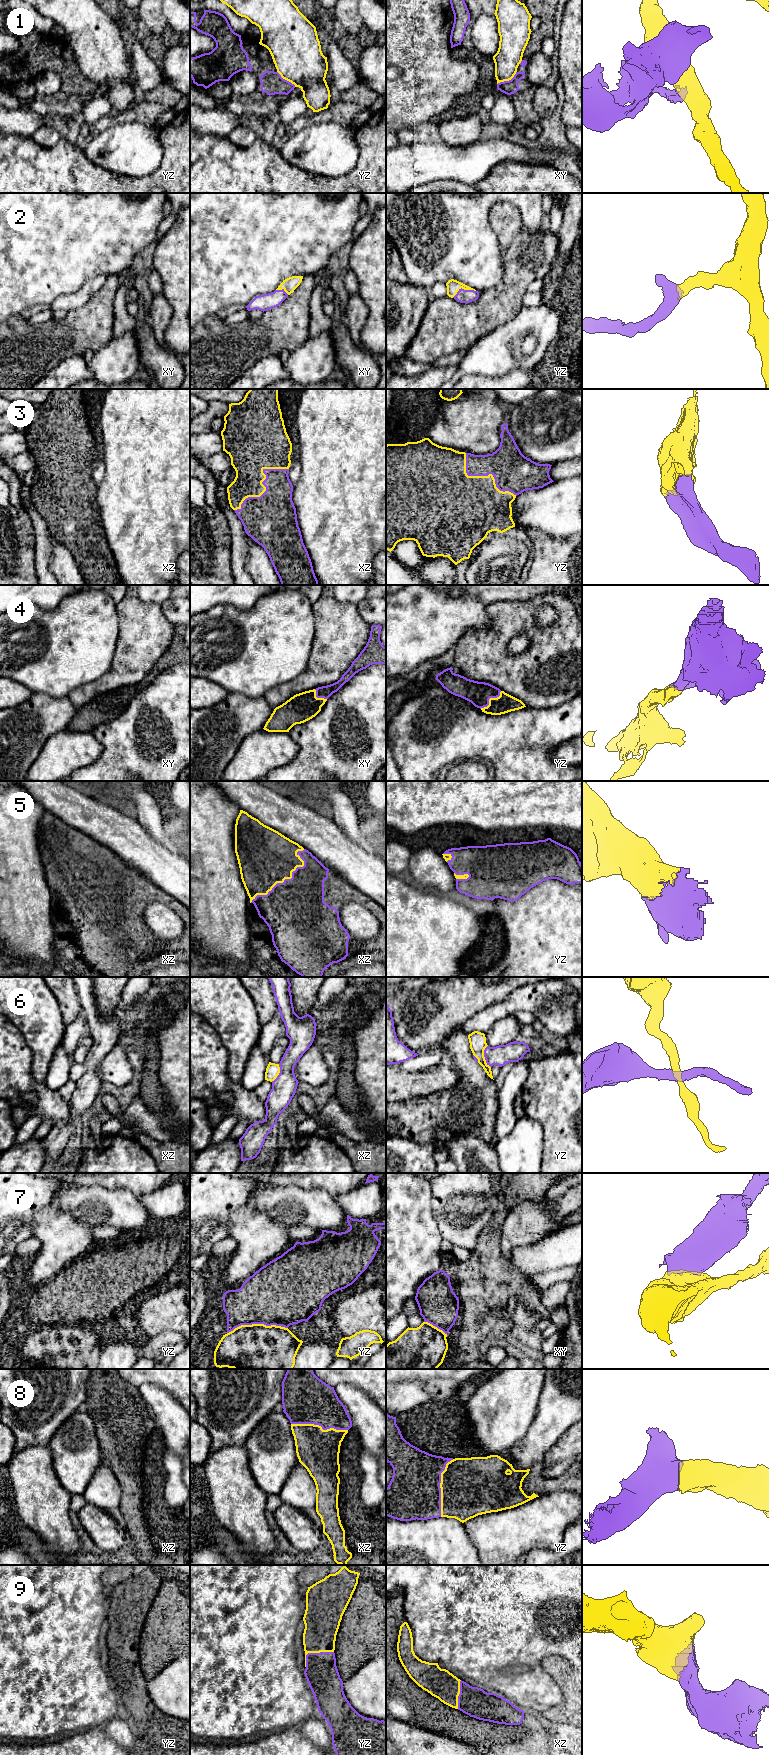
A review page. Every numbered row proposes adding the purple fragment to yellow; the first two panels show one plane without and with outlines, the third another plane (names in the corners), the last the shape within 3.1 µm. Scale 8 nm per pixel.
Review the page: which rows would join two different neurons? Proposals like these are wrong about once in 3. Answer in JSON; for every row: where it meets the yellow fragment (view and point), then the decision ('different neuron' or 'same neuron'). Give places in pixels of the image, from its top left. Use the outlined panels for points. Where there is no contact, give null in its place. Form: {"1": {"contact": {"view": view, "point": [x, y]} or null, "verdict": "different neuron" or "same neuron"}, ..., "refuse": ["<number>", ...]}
{"1": {"contact": {"view": "xy", "point": [507, 80]}, "verdict": "different neuron"}, "2": {"contact": {"view": "yz", "point": [463, 288]}, "verdict": "same neuron"}, "3": {"contact": {"view": "xz", "point": [263, 485]}, "verdict": "same neuron"}, "4": {"contact": {"view": "yz", "point": [489, 699]}, "verdict": "same neuron"}, "5": {"contact": {"view": "xz", "point": [288, 878]}, "verdict": "same neuron"}, "6": {"contact": {"view": "yz", "point": [483, 1056]}, "verdict": "different neuron"}, "7": {"contact": {"view": "yz", "point": [257, 1324]}, "verdict": "different neuron"}, "8": {"contact": {"view": "yz", "point": [440, 1487]}, "verdict": "same neuron"}, "9": {"contact": {"view": "yz", "point": [314, 1652]}, "verdict": "same neuron"}, "refuse": ["1", "6", "7"]}

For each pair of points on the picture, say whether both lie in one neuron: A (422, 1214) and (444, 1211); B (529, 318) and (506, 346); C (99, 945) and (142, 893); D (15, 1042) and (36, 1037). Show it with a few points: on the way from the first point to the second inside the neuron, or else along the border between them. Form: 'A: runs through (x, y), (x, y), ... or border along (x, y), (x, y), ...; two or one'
A: border along (430, 1189), (431, 1211), (441, 1234); two
B: runs through (527, 325), (513, 339); one
C: runs through (112, 932), (127, 919), (127, 908), (129, 906); one
D: border along (12, 1021), (32, 1052), (32, 1063); two

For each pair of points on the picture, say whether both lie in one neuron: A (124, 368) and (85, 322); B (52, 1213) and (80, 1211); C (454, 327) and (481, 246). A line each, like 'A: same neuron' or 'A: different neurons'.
A: different neurons
B: different neurons
C: different neurons

